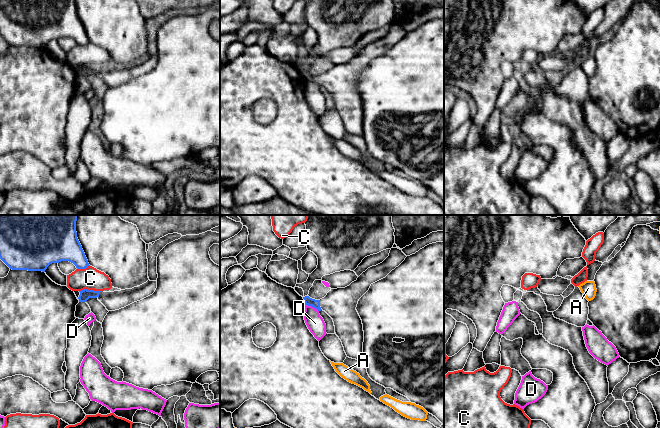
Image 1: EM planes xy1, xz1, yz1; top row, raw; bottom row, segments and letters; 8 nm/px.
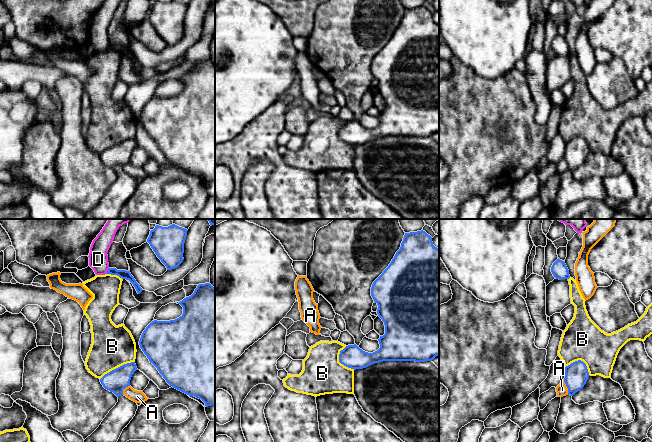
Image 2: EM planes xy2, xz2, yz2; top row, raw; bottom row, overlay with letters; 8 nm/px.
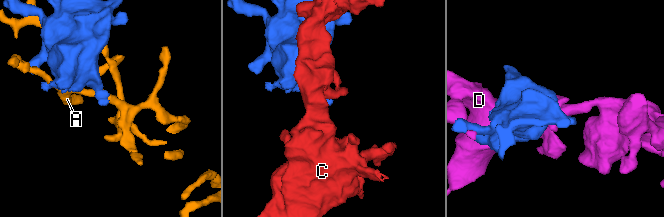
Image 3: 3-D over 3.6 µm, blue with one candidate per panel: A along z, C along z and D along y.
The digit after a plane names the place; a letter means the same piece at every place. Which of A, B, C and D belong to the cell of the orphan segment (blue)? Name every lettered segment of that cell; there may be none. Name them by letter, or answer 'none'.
none

